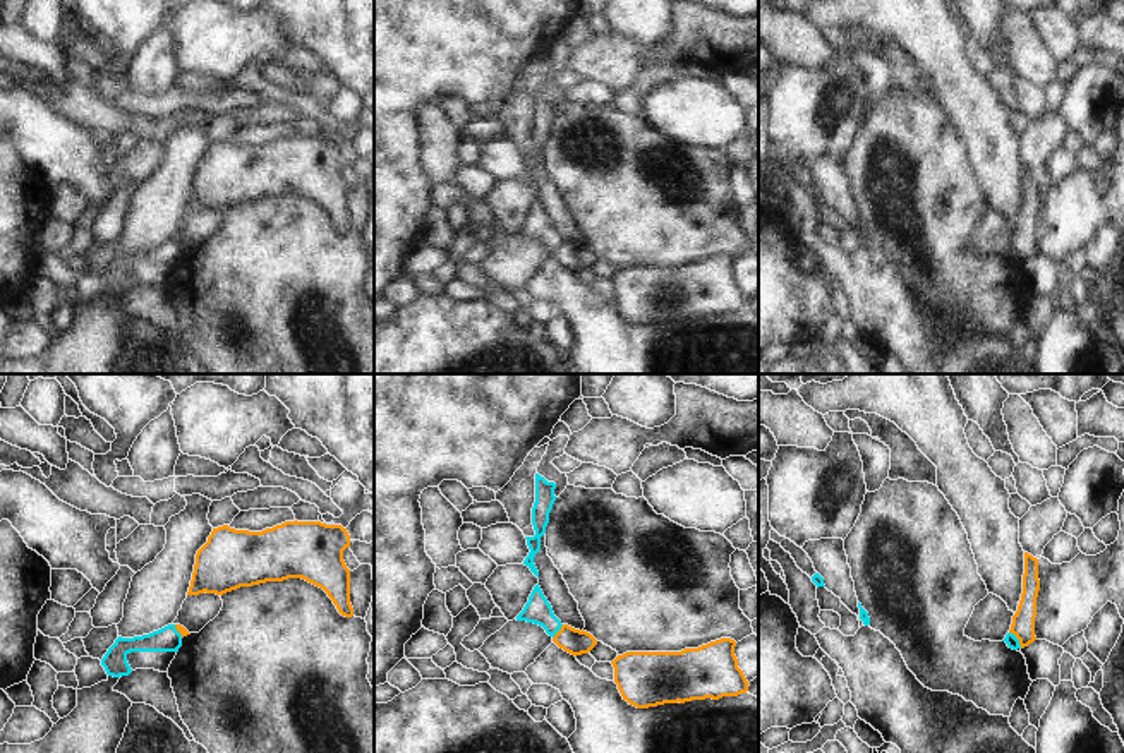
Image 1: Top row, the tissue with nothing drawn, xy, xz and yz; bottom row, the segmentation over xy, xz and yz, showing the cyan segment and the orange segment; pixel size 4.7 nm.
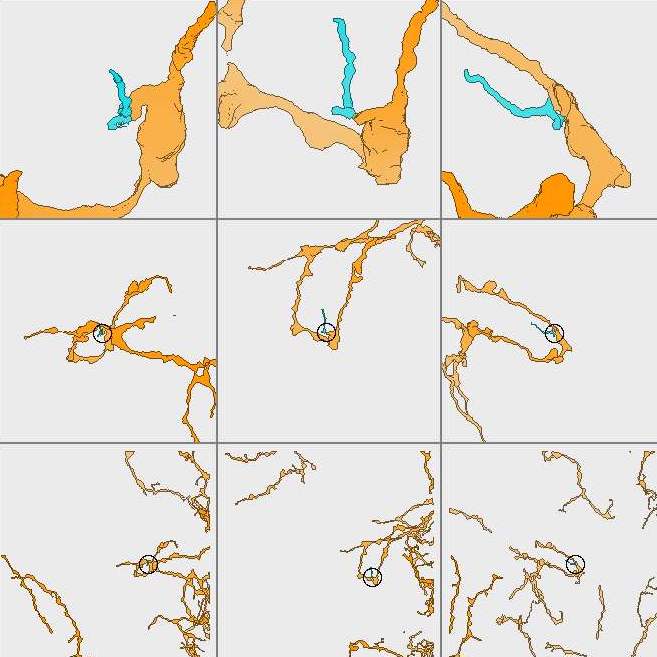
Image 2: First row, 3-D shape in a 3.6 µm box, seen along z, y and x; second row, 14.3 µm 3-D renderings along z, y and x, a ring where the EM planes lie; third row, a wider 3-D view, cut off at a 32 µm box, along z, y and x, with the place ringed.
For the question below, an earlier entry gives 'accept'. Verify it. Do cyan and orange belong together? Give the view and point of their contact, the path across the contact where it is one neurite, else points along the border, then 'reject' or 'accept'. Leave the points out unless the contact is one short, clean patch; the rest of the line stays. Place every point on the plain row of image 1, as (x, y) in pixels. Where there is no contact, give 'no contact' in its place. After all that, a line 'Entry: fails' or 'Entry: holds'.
yz (1018, 256) | along yz (1009, 247), (1021, 263) | reject
Entry: fails

